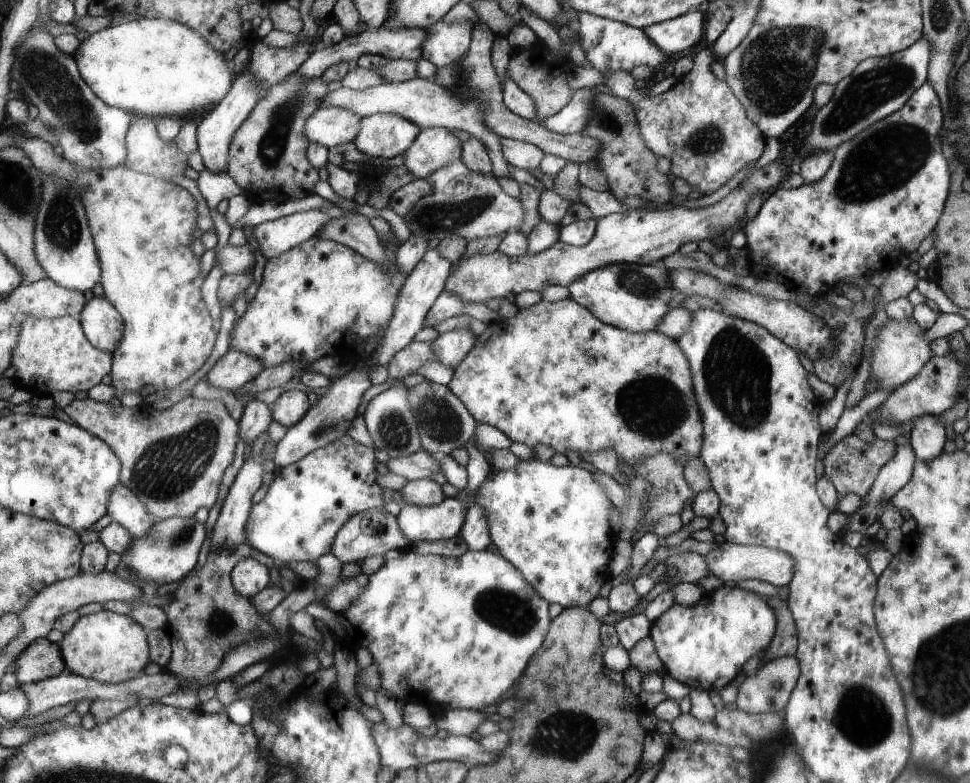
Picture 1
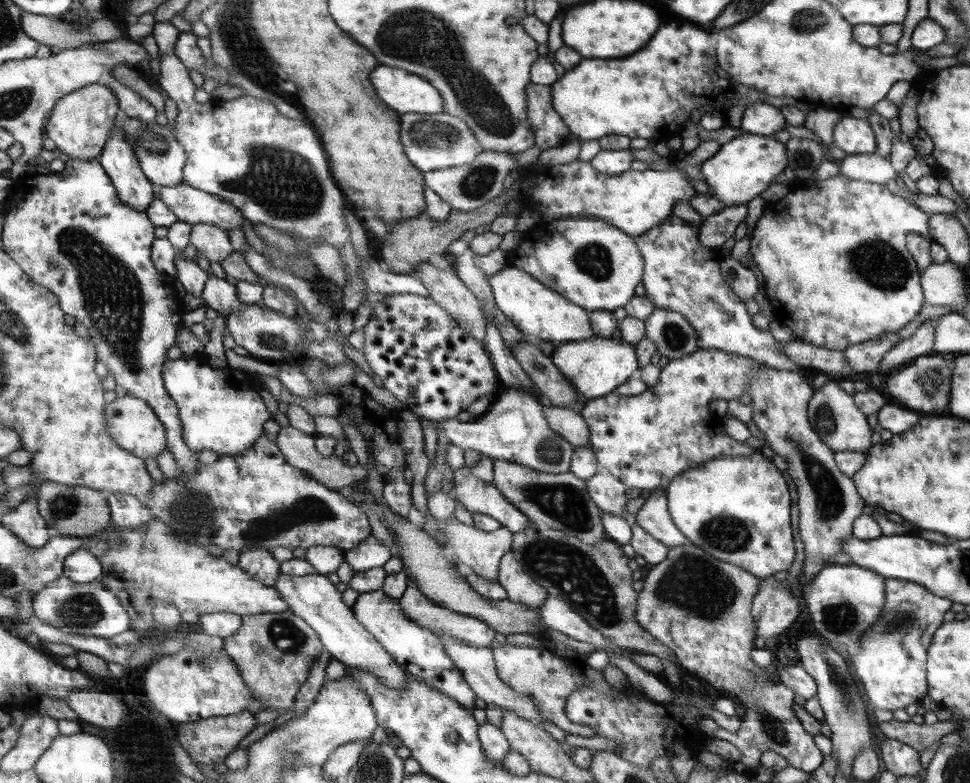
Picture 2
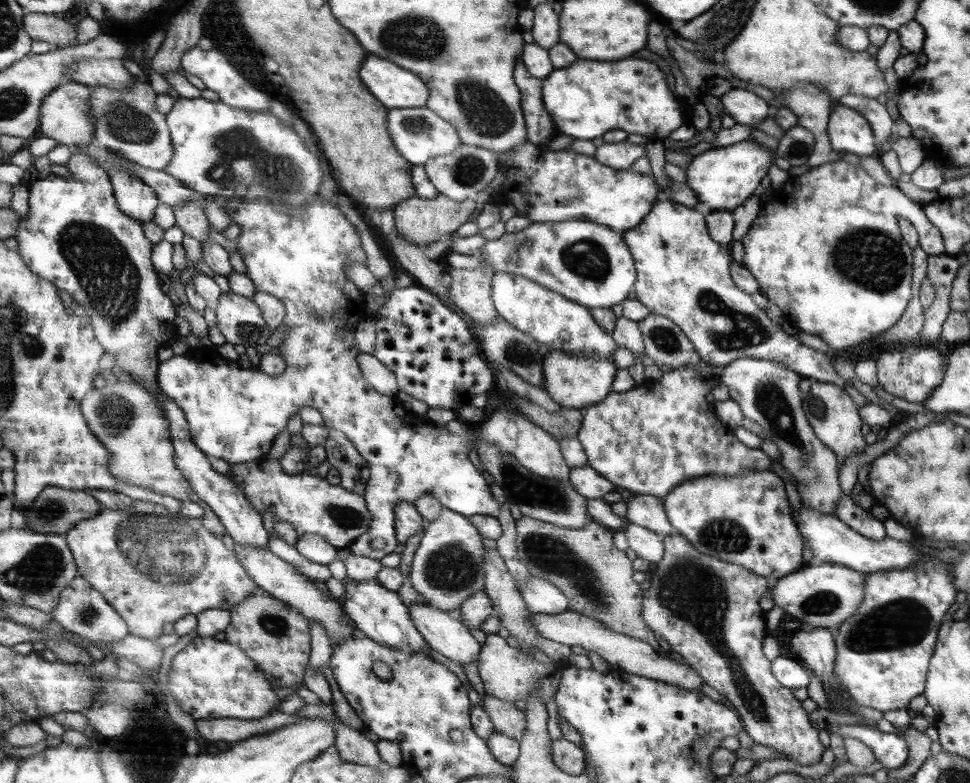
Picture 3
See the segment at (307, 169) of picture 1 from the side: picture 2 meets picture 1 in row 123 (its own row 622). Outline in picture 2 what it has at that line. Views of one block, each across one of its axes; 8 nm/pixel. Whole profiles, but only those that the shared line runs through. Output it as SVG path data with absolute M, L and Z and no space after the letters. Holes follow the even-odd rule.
M290 610L276 614L242 614L240 617L242 624L236 634L223 640L224 651L238 666L254 701L281 715L296 702L297 692L309 679L311 667L323 652L321 637L302 617Z

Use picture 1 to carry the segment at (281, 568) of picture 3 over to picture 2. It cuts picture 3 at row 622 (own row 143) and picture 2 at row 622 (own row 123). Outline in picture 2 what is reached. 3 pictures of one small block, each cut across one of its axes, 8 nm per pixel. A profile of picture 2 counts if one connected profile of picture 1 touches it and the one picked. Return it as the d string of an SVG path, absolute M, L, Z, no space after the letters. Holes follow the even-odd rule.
M279 574L274 586L288 604L288 610L296 616L302 617L314 628L321 637L322 646L335 660L340 661L350 669L372 672L382 684L388 688L402 690L406 686L406 671L404 671L382 644L356 620L351 607L344 604L342 594L326 576L310 574L308 576L290 577Z

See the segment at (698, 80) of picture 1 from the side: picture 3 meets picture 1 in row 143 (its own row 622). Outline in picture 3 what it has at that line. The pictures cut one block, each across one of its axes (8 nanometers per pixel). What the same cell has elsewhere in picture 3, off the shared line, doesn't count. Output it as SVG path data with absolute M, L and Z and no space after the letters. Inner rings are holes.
M674 532L663 541L663 560L652 576L652 586L645 593L646 624L664 638L671 646L672 656L684 661L702 676L703 682L718 690L730 700L745 724L746 732L754 743L774 748L790 756L790 761L799 765L821 762L825 748L818 739L819 730L812 727L809 714L794 698L792 689L778 684L777 676L770 670L770 660L762 654L764 640L764 614L758 606L762 594L766 592L766 580L742 565L731 564L714 556L700 553L682 535Z

